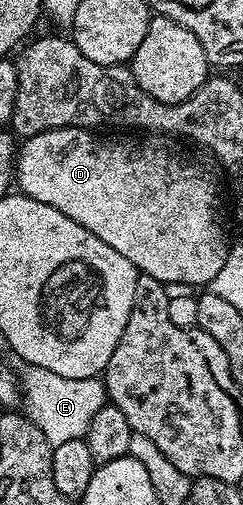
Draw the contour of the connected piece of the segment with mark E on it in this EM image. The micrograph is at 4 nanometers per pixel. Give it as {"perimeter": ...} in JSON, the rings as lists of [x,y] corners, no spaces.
{"perimeter":[[[23,364],[21,368],[17,370],[18,383],[22,387],[20,405],[24,416],[44,431],[44,439],[56,446],[68,443],[68,439],[85,438],[96,413],[108,404],[105,384],[98,377],[64,379],[64,375],[52,375],[52,371],[44,371],[44,367],[35,365]]]}

